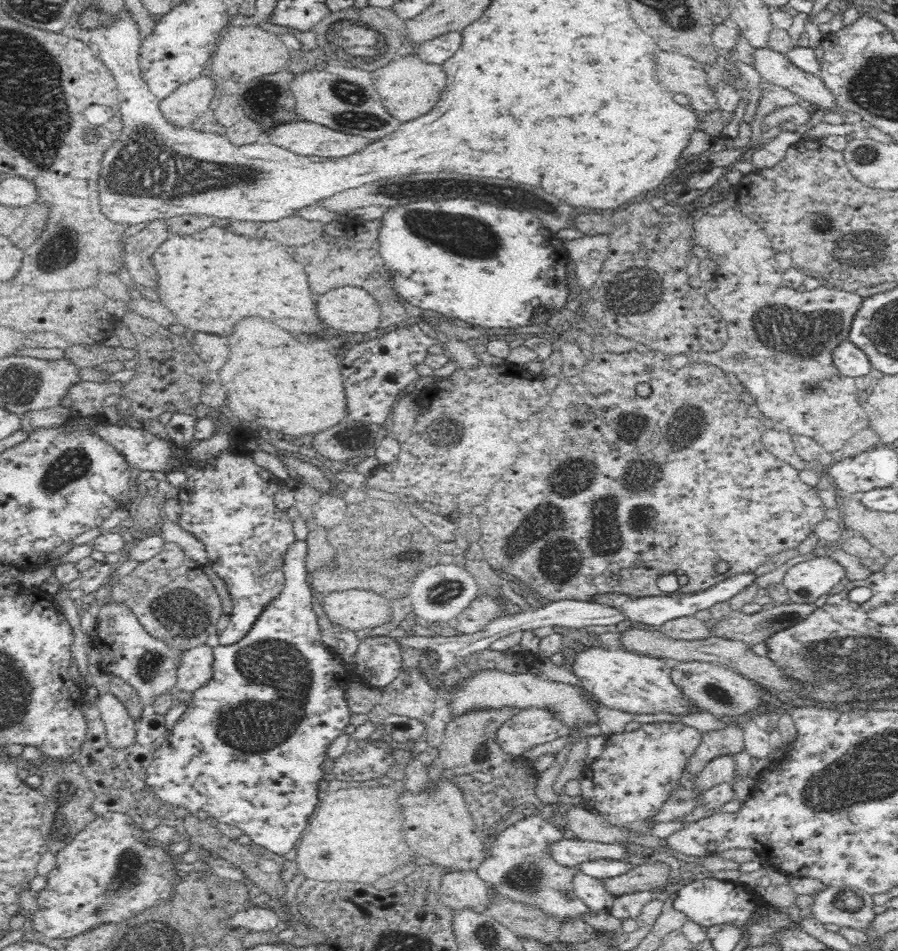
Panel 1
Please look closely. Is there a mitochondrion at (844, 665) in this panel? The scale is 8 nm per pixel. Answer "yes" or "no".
yes

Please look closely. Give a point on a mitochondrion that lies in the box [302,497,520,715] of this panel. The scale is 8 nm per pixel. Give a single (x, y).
(438, 592)

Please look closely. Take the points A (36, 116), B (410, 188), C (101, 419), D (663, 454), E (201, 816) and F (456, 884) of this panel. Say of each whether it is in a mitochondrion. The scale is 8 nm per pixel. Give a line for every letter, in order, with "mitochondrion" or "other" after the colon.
A: mitochondrion
B: mitochondrion
C: other
D: other
E: other
F: other

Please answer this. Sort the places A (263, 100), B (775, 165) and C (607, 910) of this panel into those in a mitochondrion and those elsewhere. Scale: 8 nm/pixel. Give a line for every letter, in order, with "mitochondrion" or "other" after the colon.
A: mitochondrion
B: other
C: other

